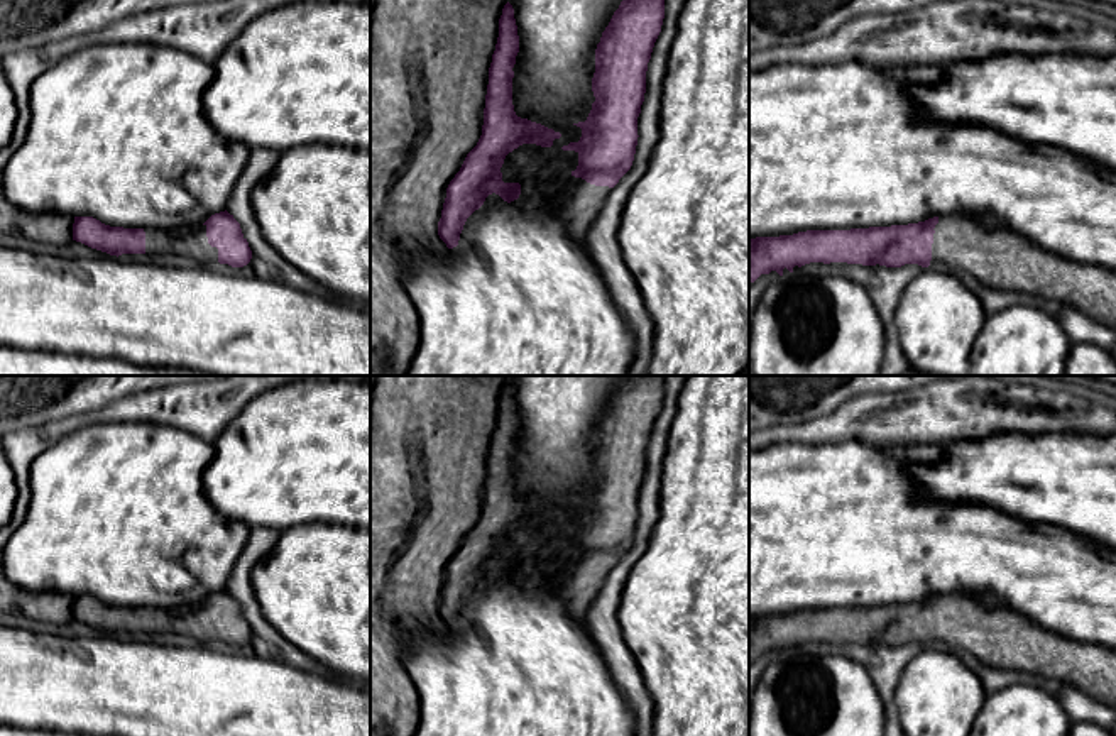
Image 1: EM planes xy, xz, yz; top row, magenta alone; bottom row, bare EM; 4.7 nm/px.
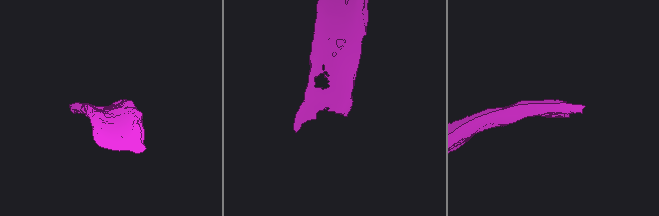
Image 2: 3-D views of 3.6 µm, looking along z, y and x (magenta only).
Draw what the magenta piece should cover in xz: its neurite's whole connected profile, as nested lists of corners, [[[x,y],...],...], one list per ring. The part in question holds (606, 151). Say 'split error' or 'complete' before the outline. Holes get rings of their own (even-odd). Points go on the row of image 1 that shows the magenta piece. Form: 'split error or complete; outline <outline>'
split error; outline [[[622,0],[595,49],[595,73],[592,91],[595,102],[585,122],[573,124],[582,129],[578,142],[563,146],[563,151],[578,154],[573,179],[551,191],[568,233],[587,250],[585,237],[597,218],[605,198],[619,179],[631,169],[637,146],[637,117],[646,93],[646,71],[654,42],[665,19],[665,0]]]

